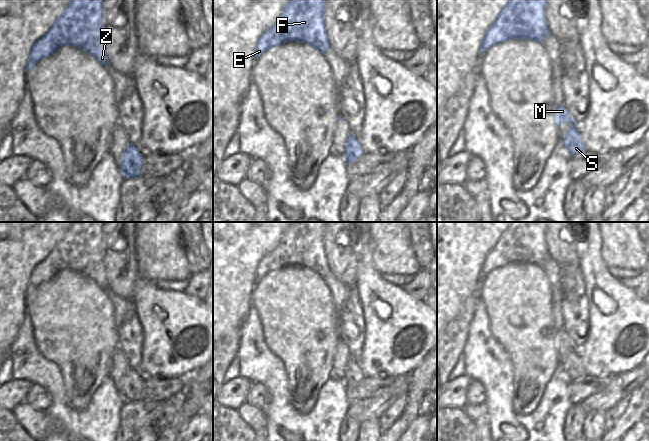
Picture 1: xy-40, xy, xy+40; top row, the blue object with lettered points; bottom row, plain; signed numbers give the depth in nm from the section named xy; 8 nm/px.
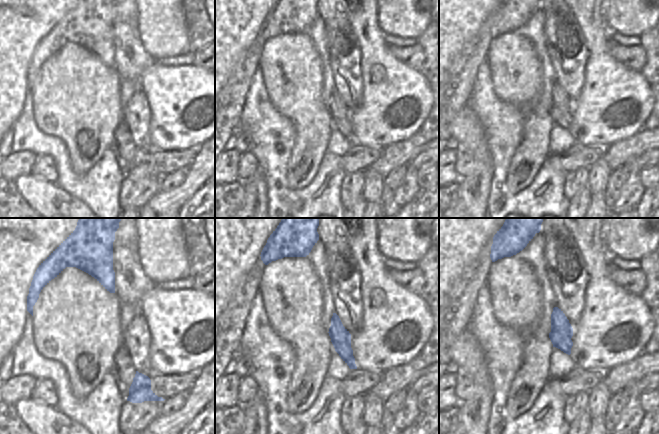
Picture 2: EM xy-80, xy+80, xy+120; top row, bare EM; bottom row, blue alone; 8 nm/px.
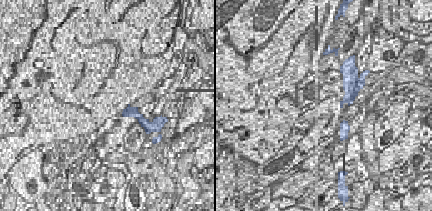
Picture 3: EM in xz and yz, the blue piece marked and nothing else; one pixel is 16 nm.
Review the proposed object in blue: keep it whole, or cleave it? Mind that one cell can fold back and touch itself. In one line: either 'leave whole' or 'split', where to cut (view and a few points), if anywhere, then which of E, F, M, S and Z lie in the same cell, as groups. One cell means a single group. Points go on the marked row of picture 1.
split; cut in xy-40 along (138, 152), (127, 158), (122, 157); E F Z / M S

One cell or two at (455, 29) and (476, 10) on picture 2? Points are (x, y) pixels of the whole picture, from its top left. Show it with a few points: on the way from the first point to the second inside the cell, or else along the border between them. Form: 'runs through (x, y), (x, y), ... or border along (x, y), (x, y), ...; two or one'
runs through (460, 24), (471, 13); one

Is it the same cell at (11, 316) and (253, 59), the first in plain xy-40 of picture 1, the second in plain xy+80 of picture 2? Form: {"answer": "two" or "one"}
{"answer": "two"}

